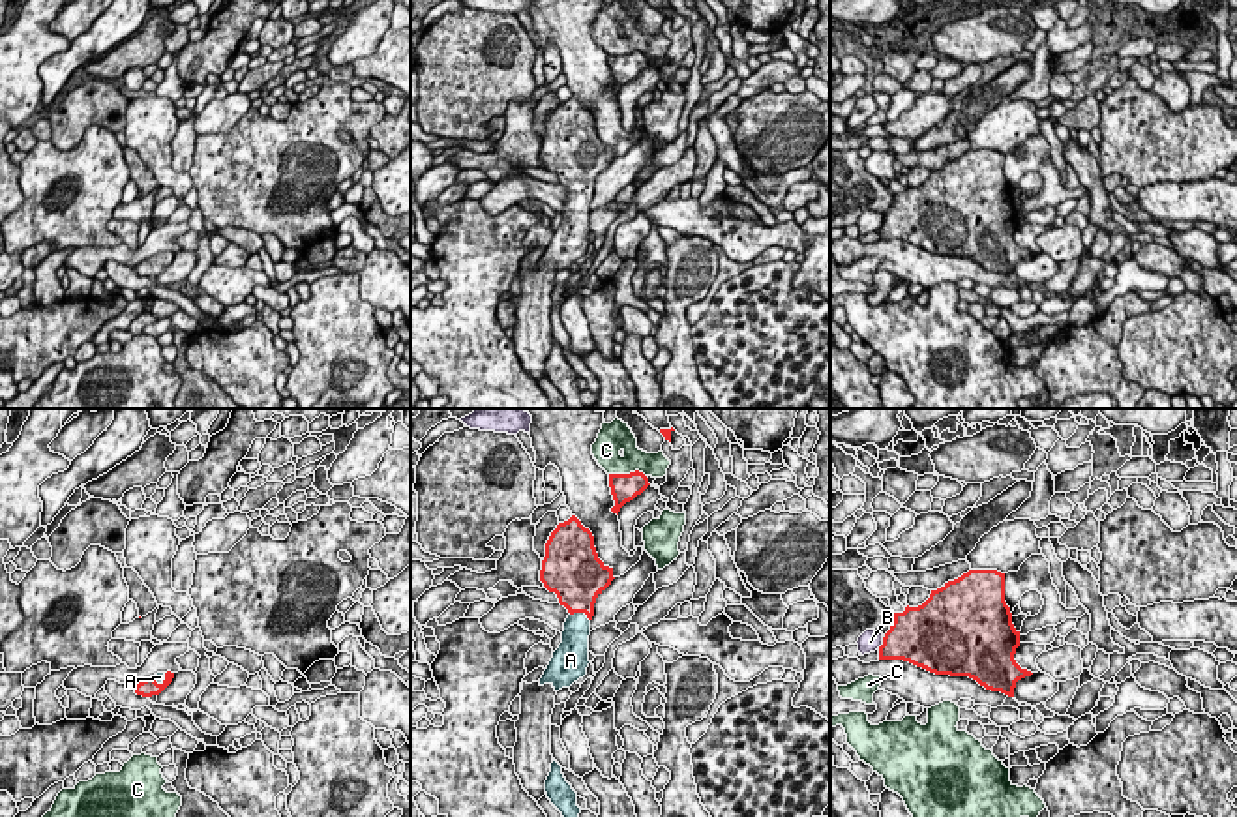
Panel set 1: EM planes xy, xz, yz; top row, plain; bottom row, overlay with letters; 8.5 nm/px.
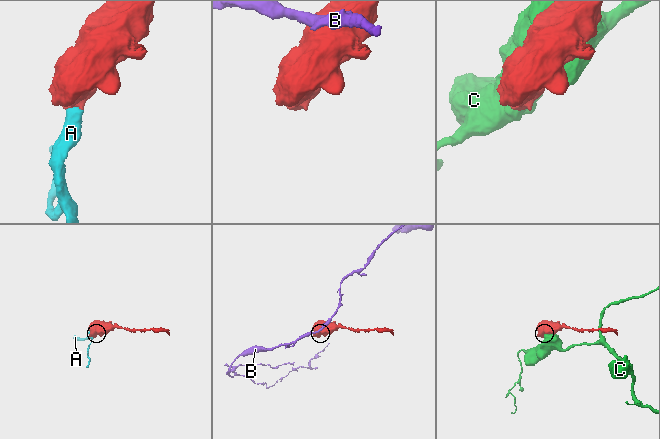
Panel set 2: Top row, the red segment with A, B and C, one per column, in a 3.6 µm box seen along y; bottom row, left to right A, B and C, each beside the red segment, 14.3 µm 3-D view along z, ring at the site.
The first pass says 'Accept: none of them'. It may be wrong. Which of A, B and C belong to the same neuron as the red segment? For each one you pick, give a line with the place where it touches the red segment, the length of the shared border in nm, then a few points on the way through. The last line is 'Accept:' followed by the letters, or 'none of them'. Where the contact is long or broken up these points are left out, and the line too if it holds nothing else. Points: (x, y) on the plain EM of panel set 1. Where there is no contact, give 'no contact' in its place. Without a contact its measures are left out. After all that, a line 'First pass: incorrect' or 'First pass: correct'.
A: xz (581, 192) | 190 nm | across xz (576, 163), (581, 192), (576, 212)
Accept: A
First pass: incorrect

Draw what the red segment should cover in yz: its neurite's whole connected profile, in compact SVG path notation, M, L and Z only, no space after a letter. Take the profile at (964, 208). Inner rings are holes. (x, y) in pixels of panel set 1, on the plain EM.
M969 150L931 171L918 187L894 193L879 240L903 240L935 255L969 257L1014 277L1016 262L1033 253L1016 240L1020 212L1005 182L1005 154Z

